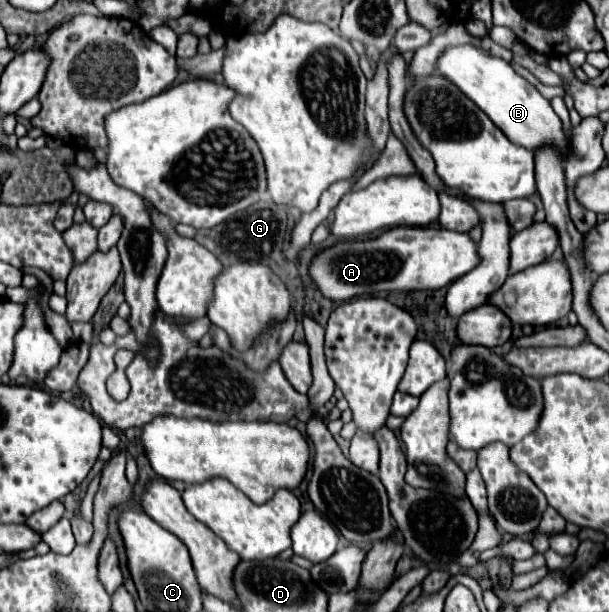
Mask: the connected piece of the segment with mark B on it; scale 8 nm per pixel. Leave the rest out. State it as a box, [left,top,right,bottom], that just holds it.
[436,44,568,152]

